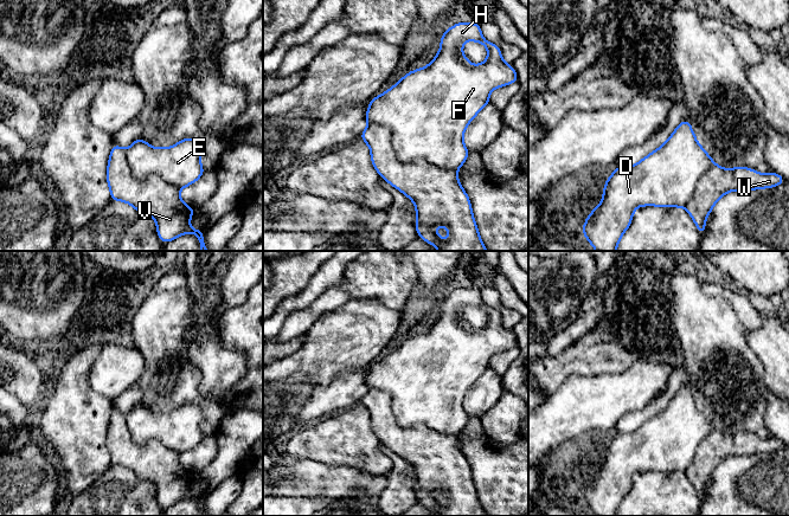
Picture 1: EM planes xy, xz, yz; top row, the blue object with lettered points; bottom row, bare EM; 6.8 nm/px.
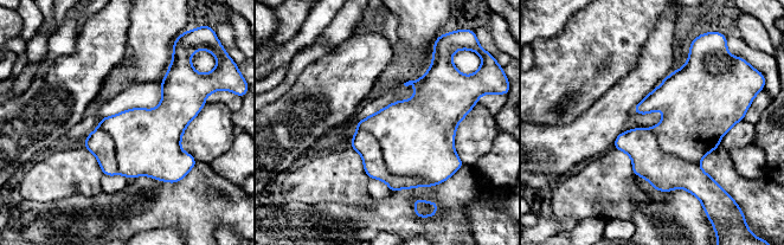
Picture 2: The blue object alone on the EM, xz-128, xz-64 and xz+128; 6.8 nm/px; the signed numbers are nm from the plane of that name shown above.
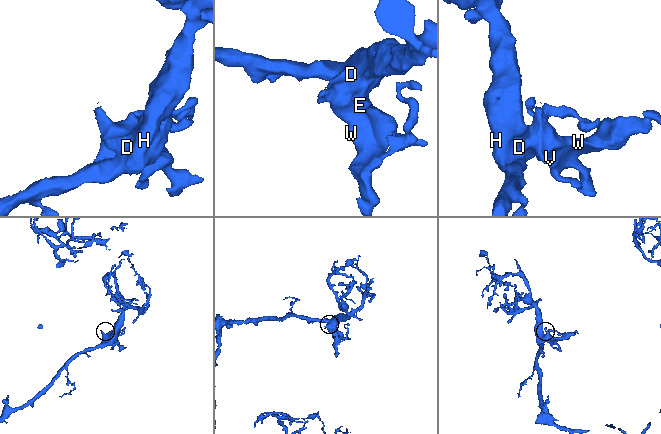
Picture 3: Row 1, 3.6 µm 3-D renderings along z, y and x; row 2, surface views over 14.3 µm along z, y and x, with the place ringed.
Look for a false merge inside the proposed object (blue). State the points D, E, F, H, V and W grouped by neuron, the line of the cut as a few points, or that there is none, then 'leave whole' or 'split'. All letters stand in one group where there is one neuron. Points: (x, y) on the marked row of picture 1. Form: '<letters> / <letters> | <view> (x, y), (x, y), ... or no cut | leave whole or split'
D E F H / V W | xz (369, 121), (389, 129), (402, 161), (424, 159), (456, 171) | split

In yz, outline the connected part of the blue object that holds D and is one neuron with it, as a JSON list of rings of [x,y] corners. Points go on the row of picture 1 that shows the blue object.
[[[684,120],[660,148],[636,165],[627,168],[615,166],[612,175],[605,181],[601,204],[584,221],[583,236],[596,251],[616,251],[636,207],[686,207],[698,182],[713,165],[711,156],[697,142],[689,120]]]

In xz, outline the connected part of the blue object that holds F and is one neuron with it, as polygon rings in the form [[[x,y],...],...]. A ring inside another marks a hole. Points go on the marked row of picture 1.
[[[455,24],[442,34],[440,43],[440,51],[428,66],[410,71],[391,89],[371,99],[366,111],[366,120],[390,129],[392,144],[399,161],[411,162],[421,159],[443,169],[457,170],[466,162],[469,153],[463,143],[466,128],[489,103],[490,91],[517,83],[518,75],[512,65],[502,60],[500,47],[482,37],[480,24]],[[467,40],[480,43],[488,50],[488,57],[482,64],[473,65],[464,57],[462,46]]]

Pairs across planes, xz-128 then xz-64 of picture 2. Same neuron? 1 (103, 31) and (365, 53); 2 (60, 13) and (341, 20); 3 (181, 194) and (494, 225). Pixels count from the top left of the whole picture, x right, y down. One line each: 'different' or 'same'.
1: same
2: different
3: different

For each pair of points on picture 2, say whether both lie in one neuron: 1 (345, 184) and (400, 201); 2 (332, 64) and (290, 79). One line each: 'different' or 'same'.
1: different
2: different

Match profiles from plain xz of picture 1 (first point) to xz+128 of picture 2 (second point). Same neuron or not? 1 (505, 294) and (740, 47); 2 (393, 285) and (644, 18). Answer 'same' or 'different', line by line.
1: different
2: same

